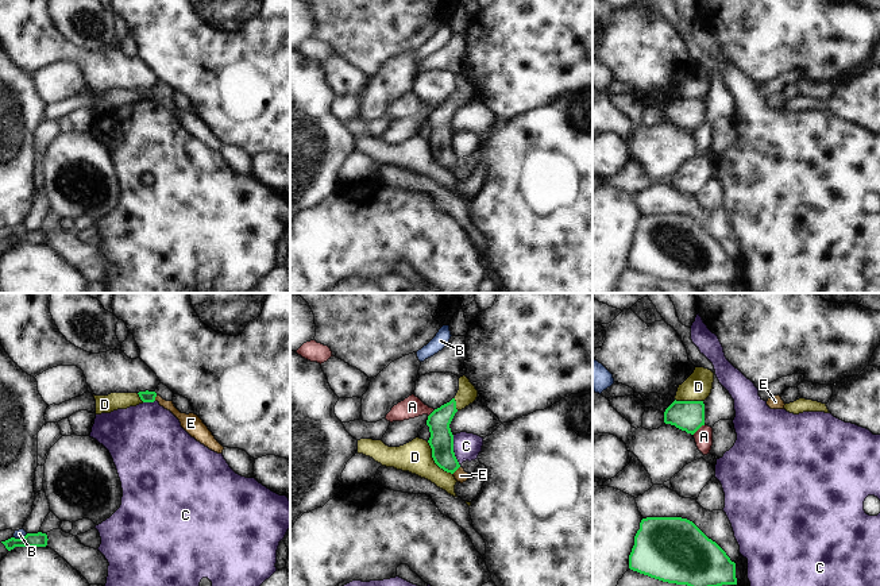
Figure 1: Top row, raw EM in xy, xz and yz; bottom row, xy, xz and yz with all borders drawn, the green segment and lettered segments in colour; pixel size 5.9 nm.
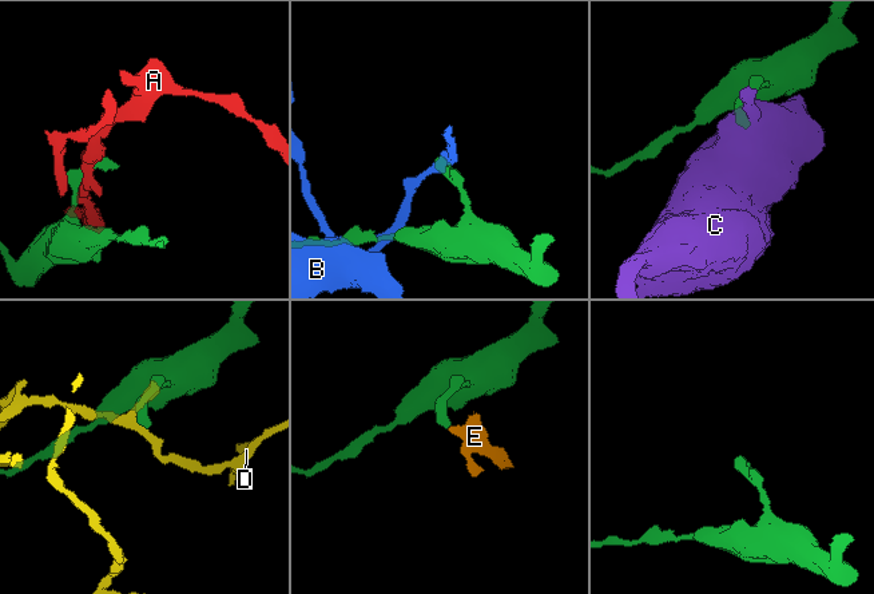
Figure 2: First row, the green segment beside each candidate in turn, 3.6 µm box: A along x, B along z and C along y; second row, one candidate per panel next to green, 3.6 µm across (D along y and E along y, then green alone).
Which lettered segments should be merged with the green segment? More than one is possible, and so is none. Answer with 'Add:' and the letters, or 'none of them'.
Add: none of them.

